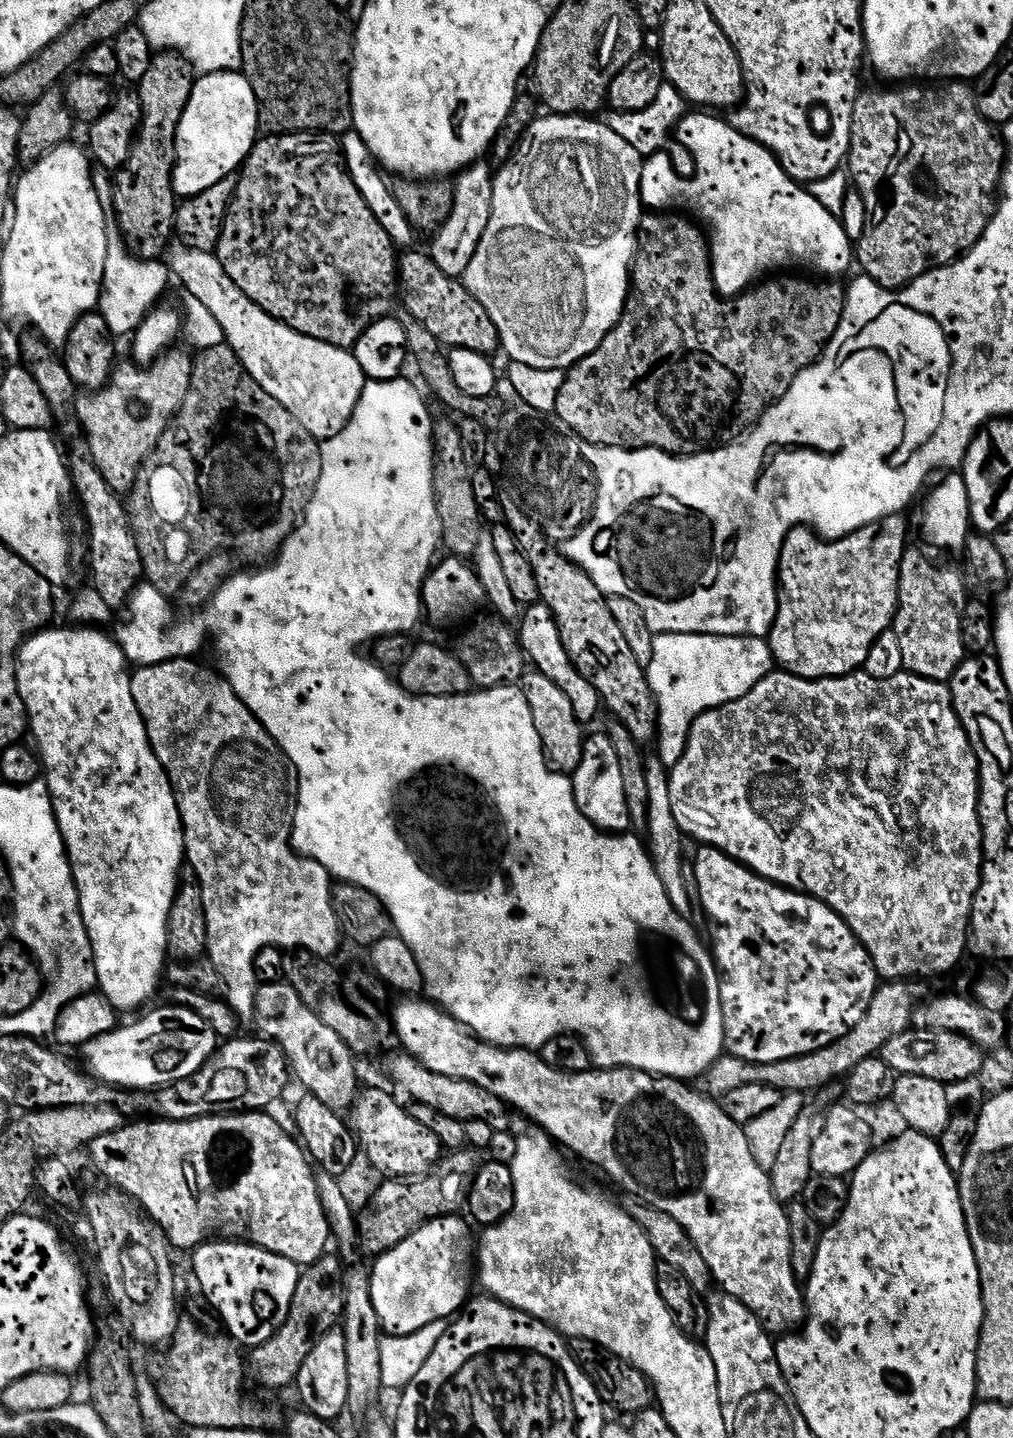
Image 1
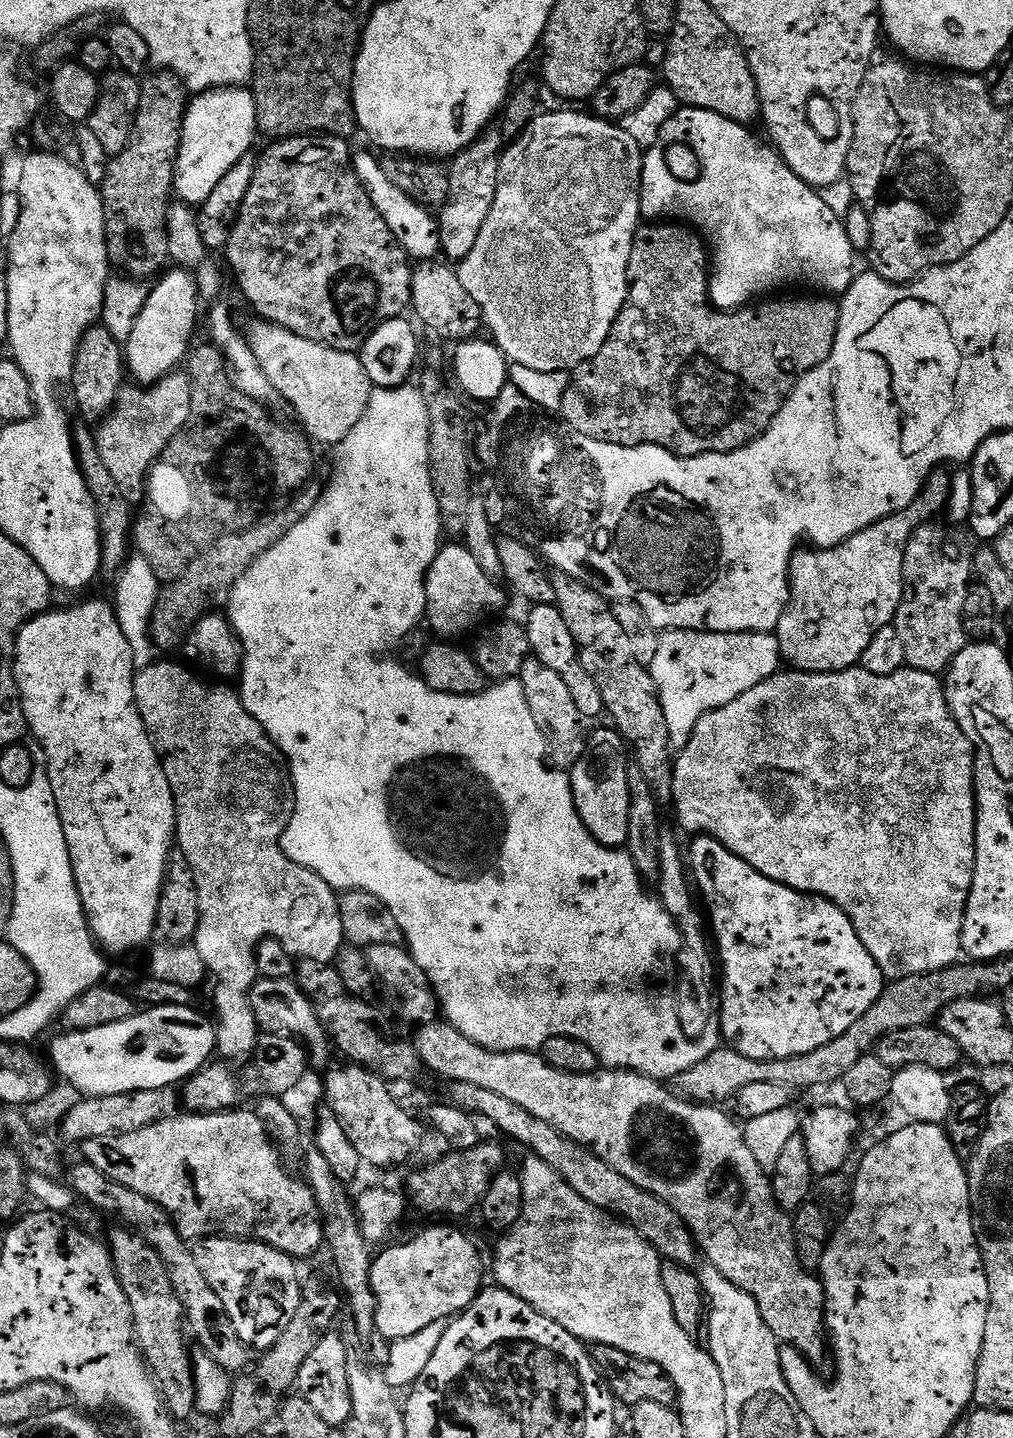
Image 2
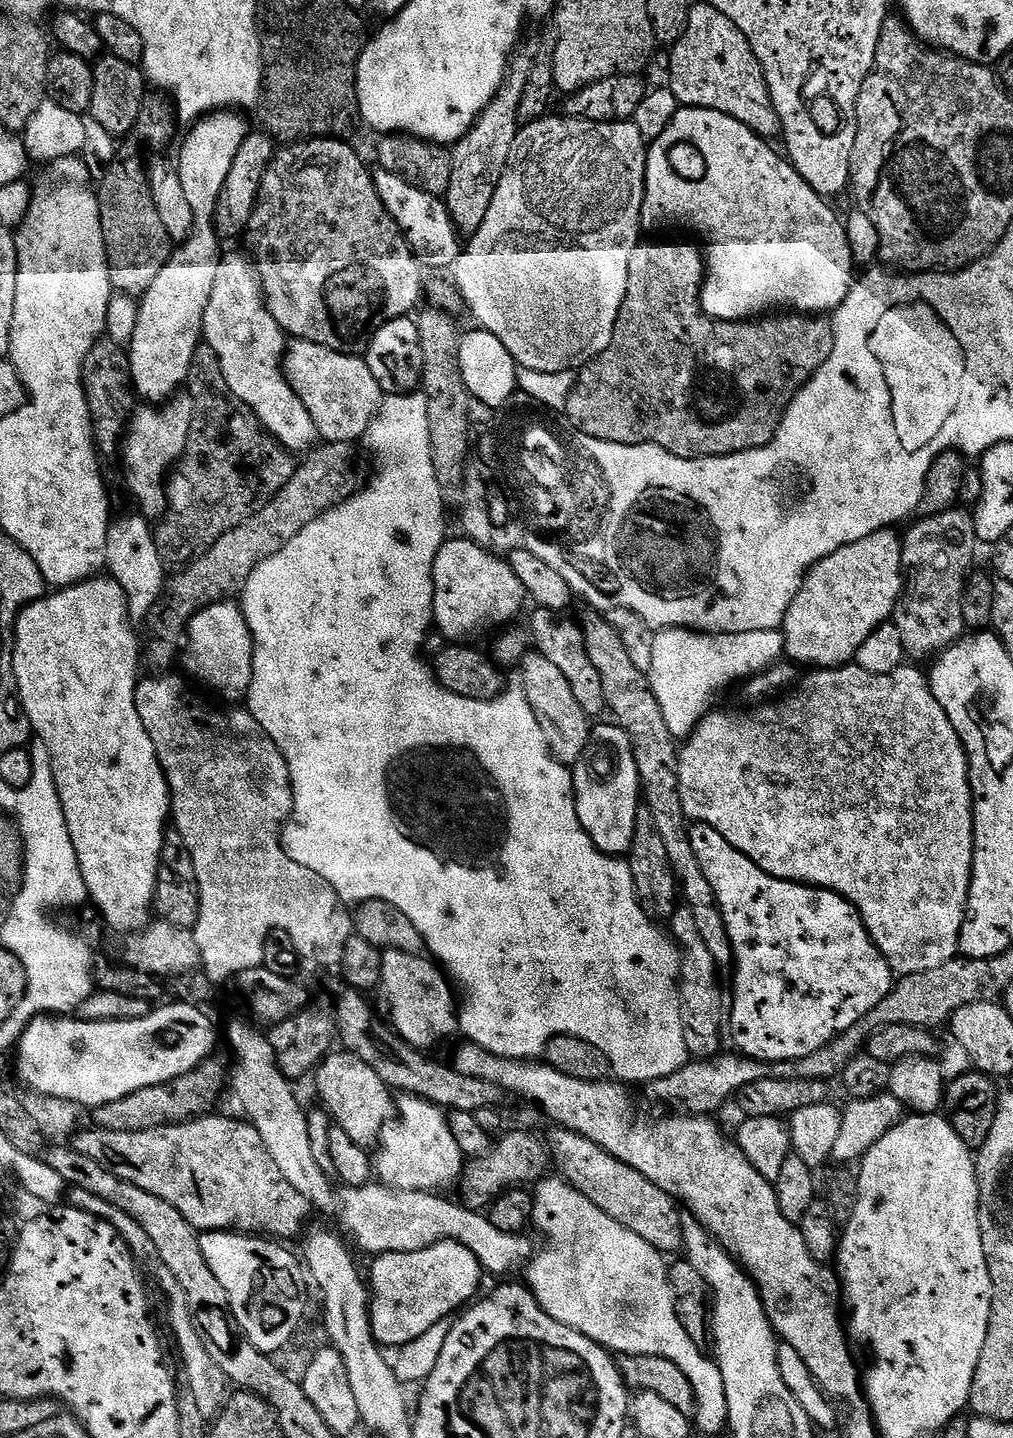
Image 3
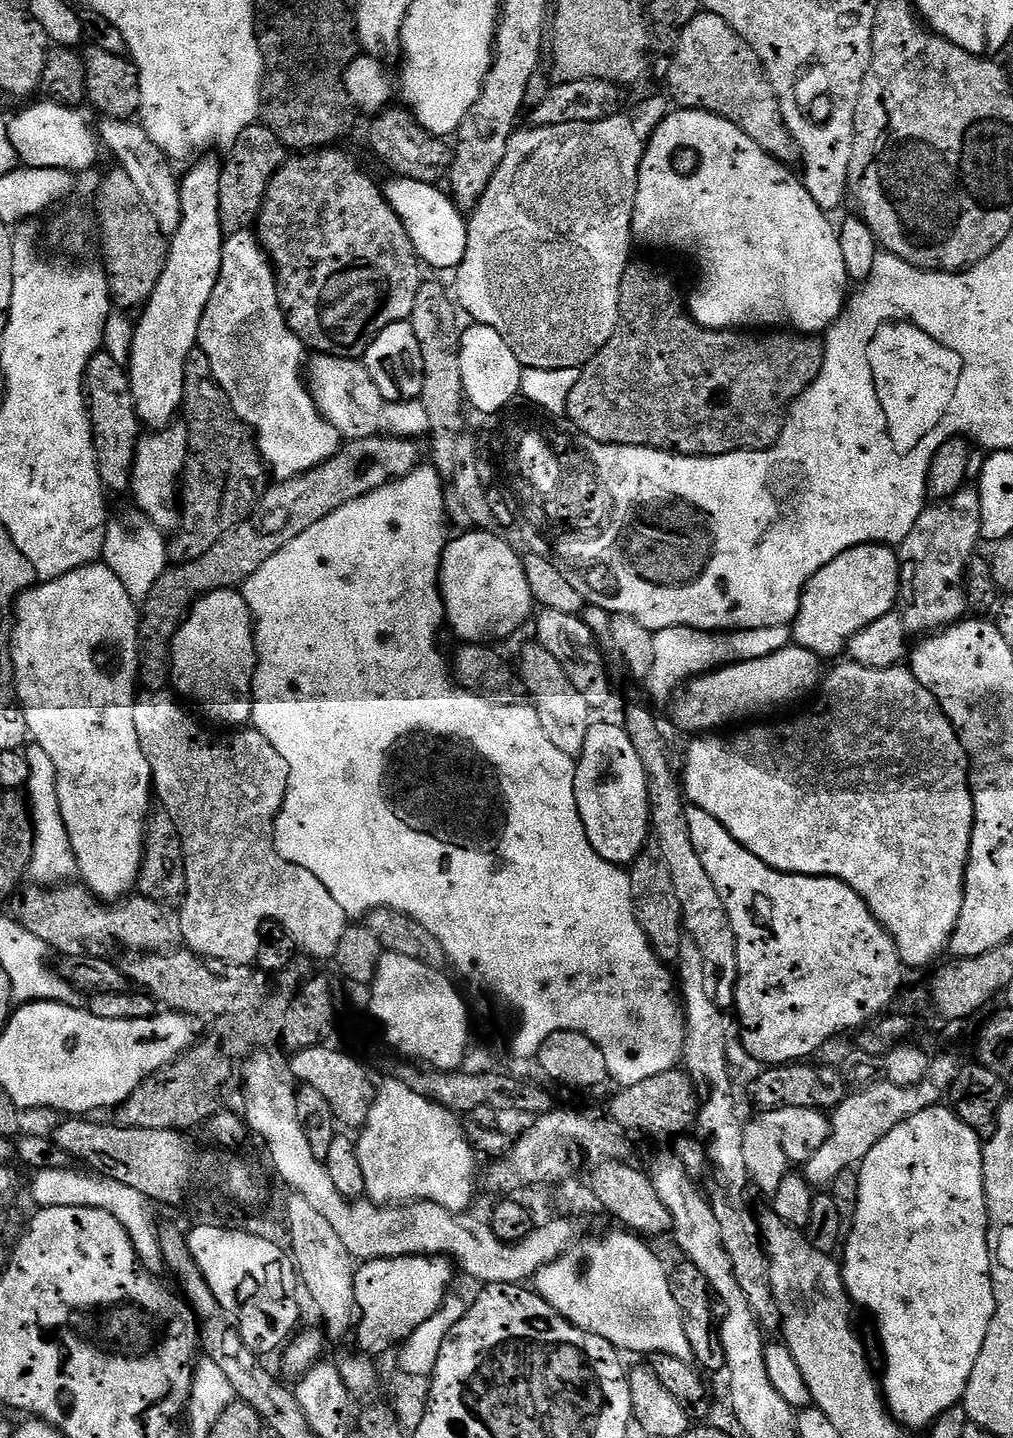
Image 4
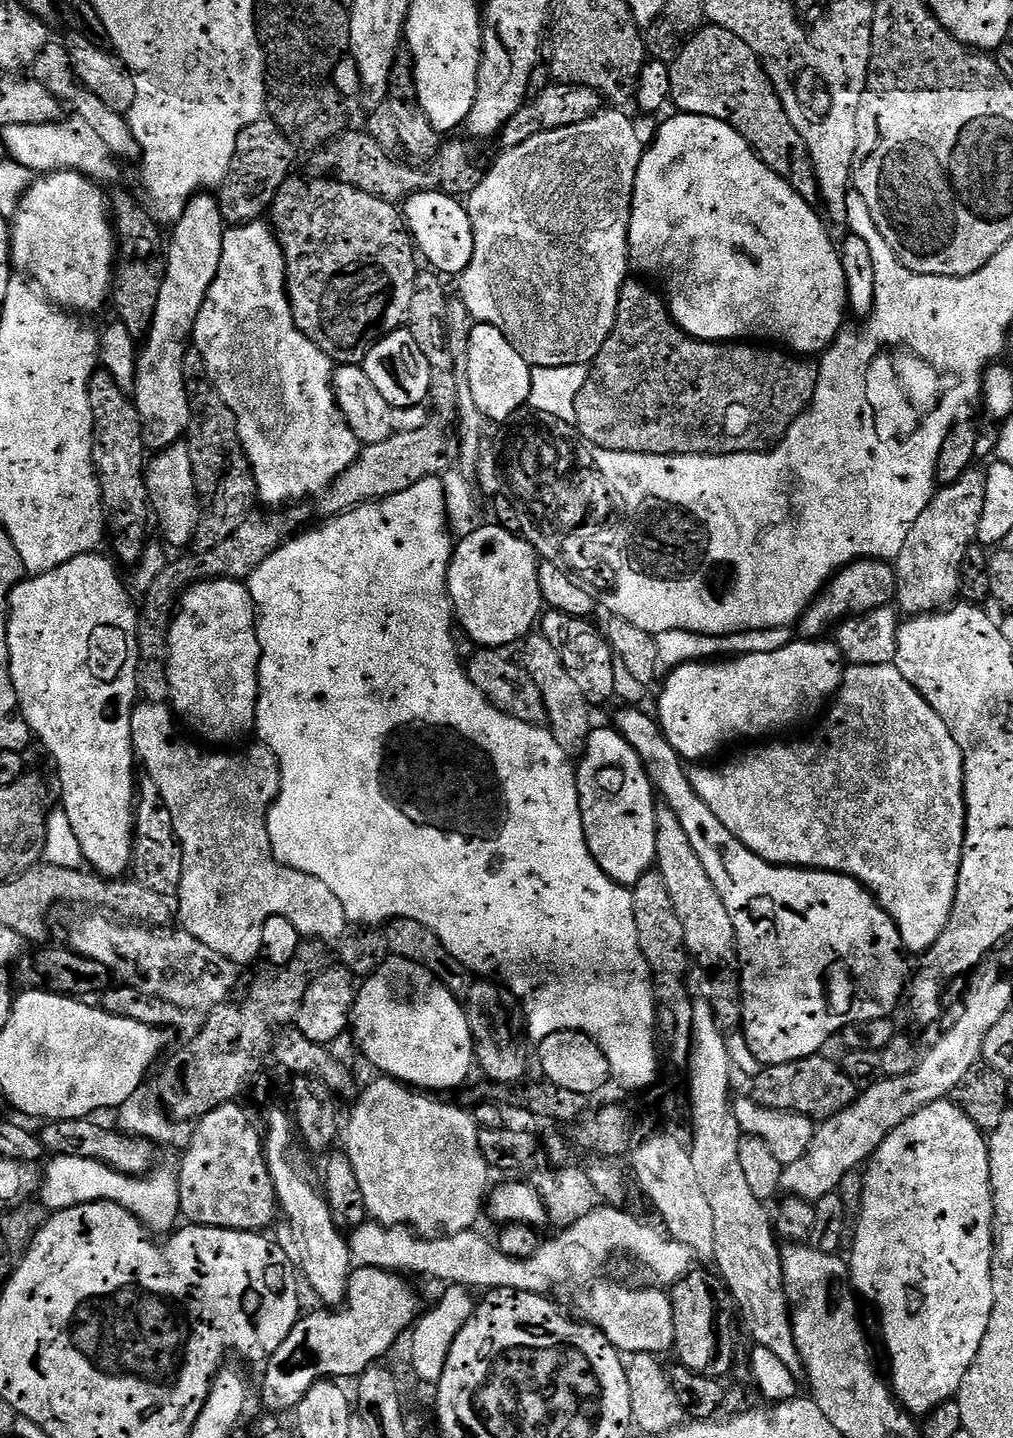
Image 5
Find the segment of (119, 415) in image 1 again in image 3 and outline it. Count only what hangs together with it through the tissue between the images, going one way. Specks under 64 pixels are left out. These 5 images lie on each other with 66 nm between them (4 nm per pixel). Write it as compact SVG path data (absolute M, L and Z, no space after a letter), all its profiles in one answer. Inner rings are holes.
M168 402L163 406L140 406L144 407L140 409L137 407L131 413L122 437L124 484L128 487L129 494L136 499L136 504L140 507L137 509L149 518L159 517L165 511L166 488L164 483L166 477L173 471L174 465L183 456L184 447L188 441L192 414L187 407L183 408L182 405L176 403Z

